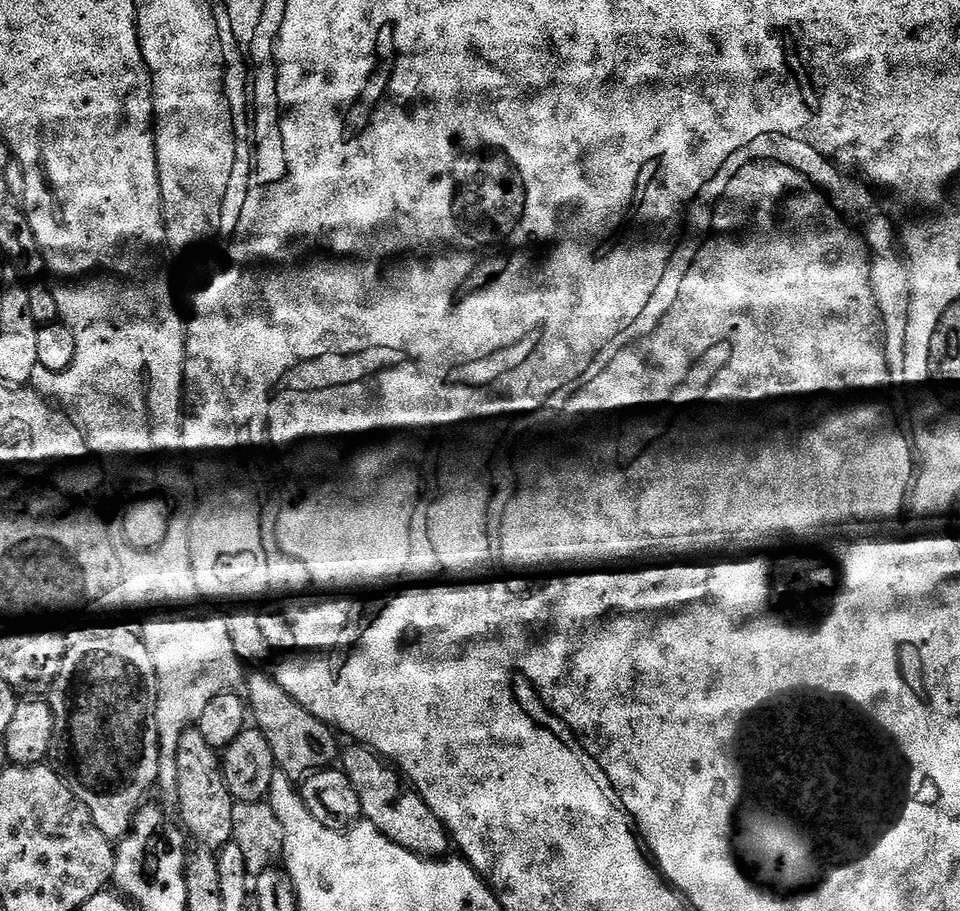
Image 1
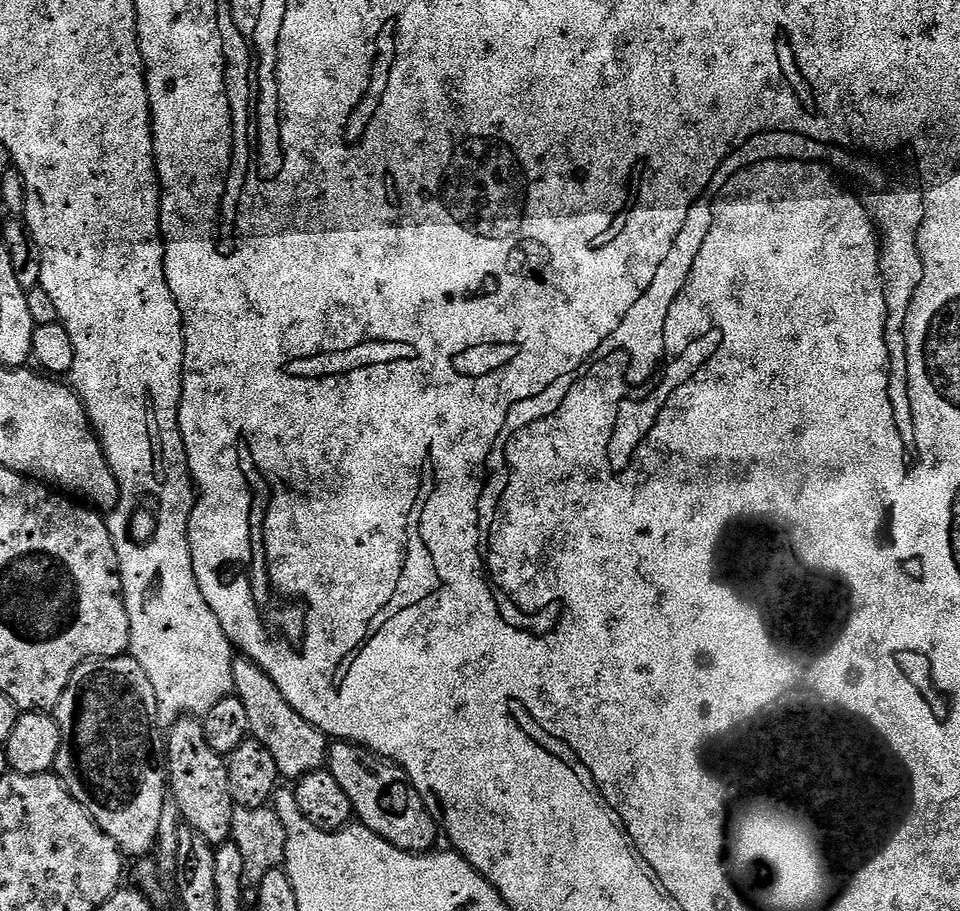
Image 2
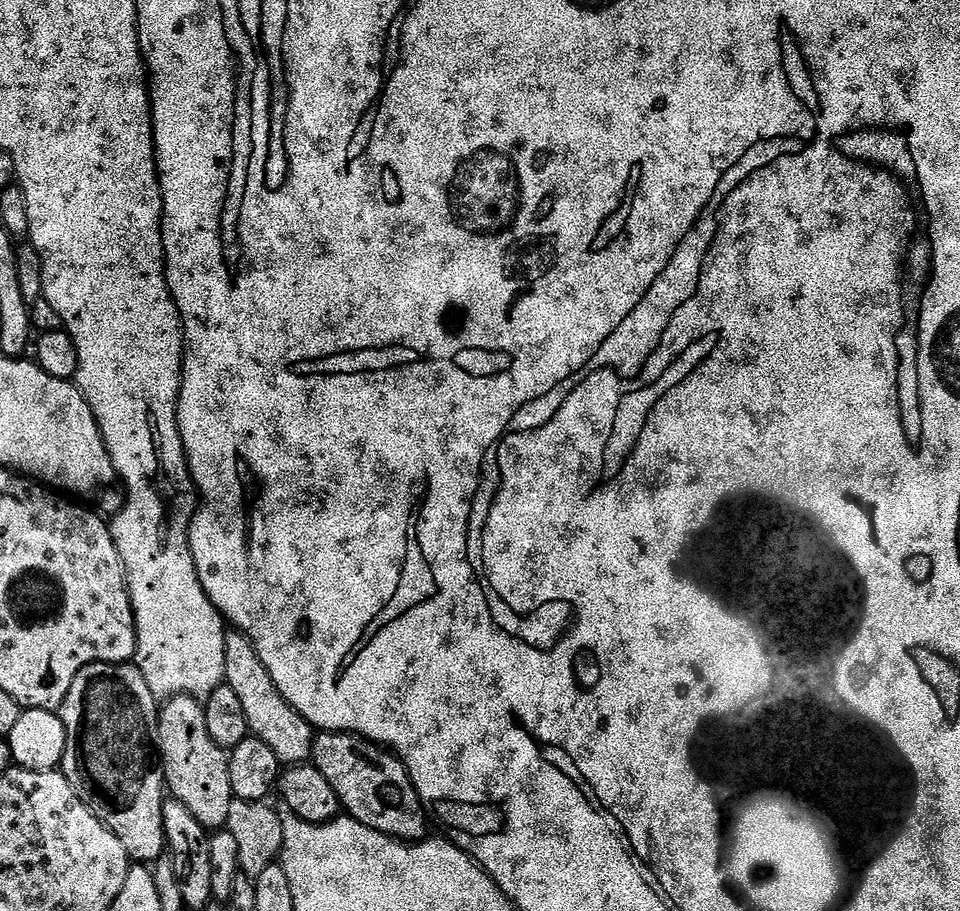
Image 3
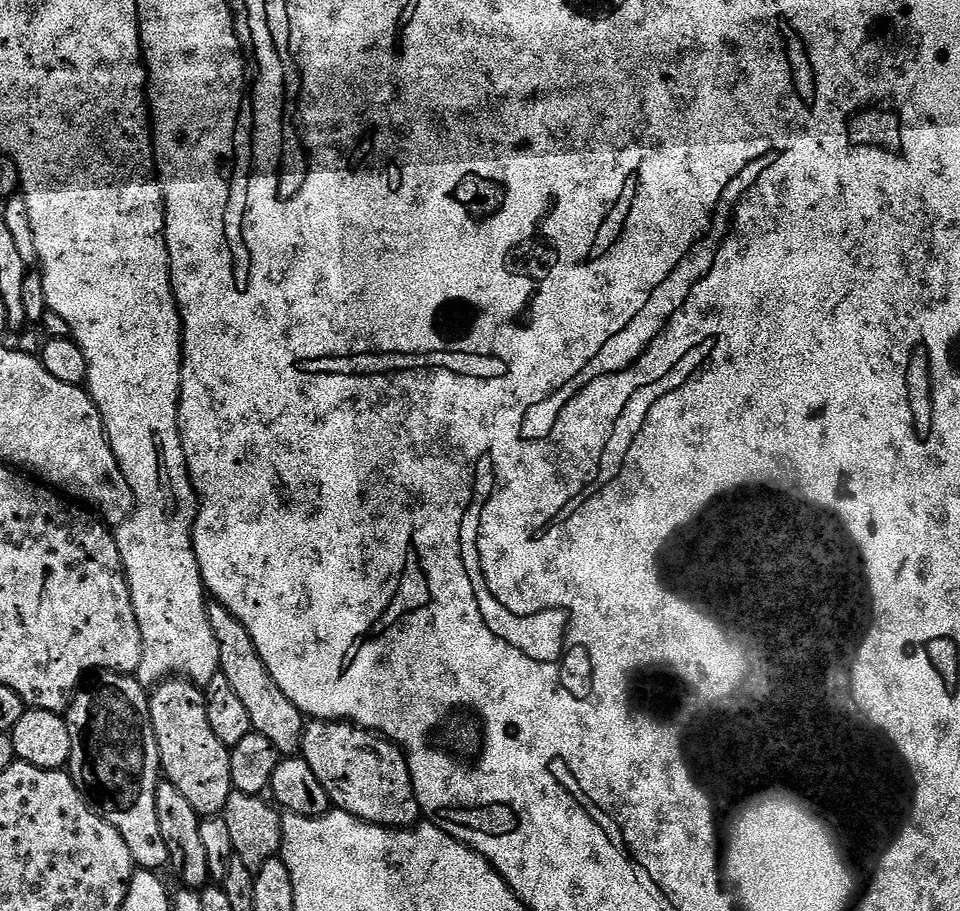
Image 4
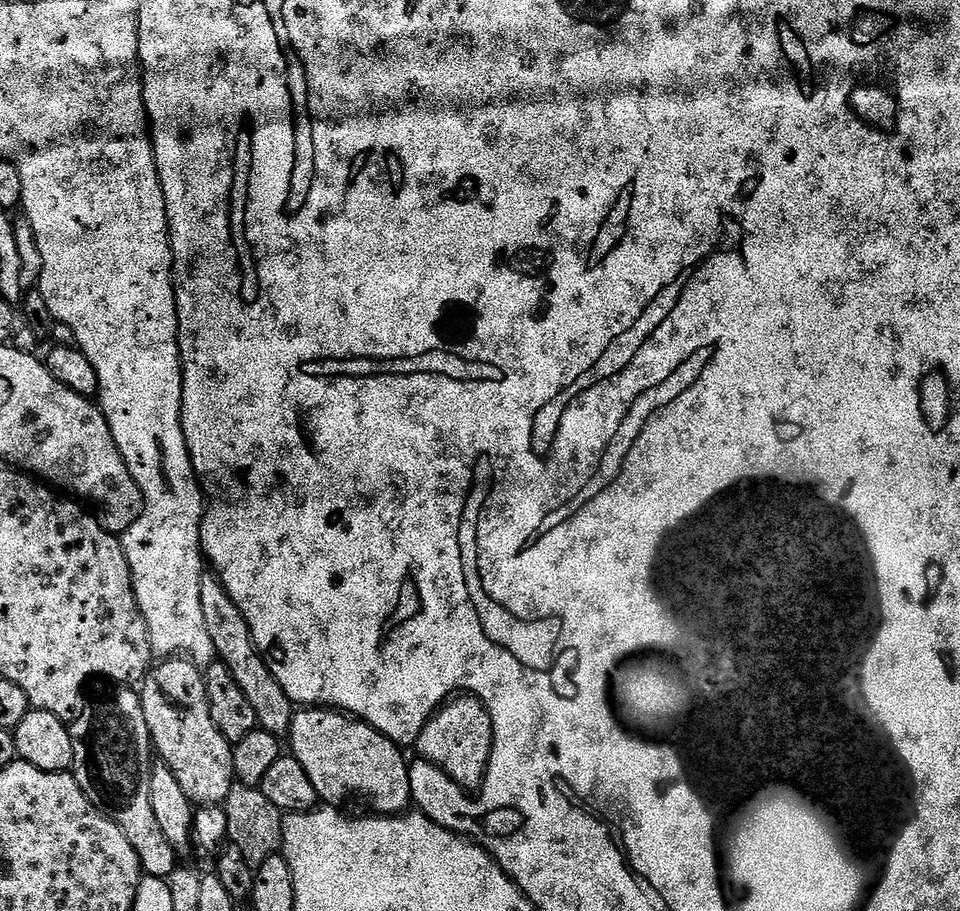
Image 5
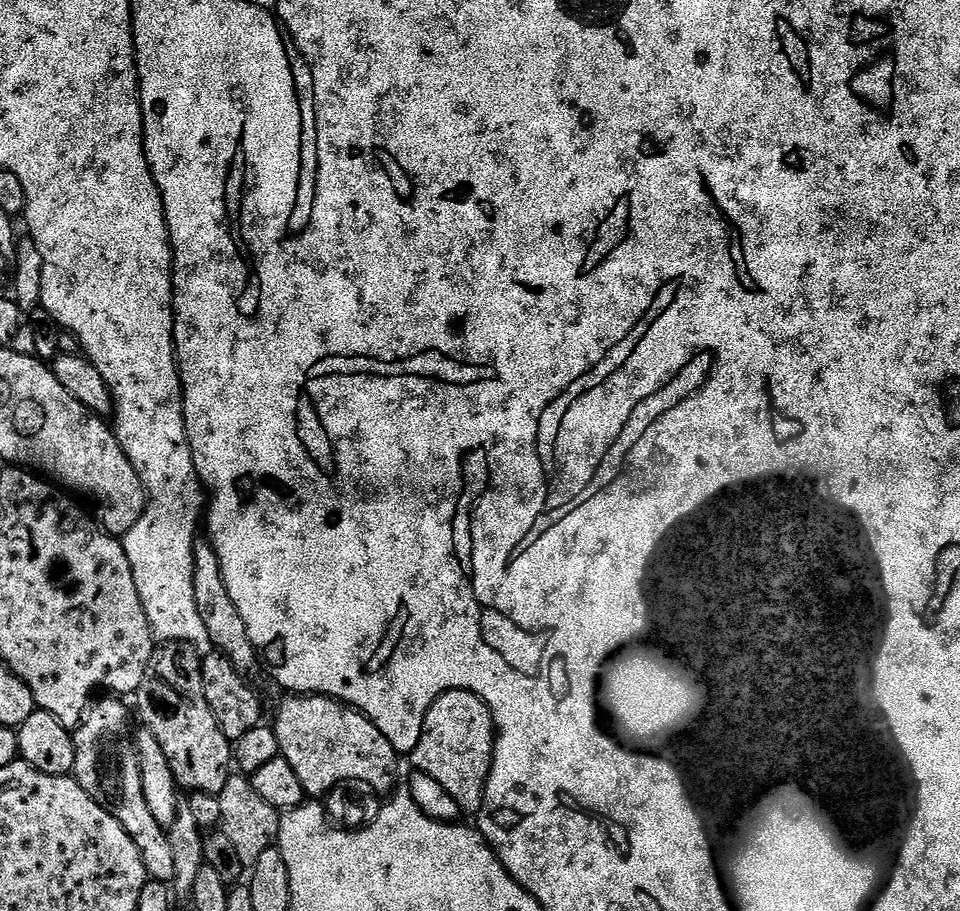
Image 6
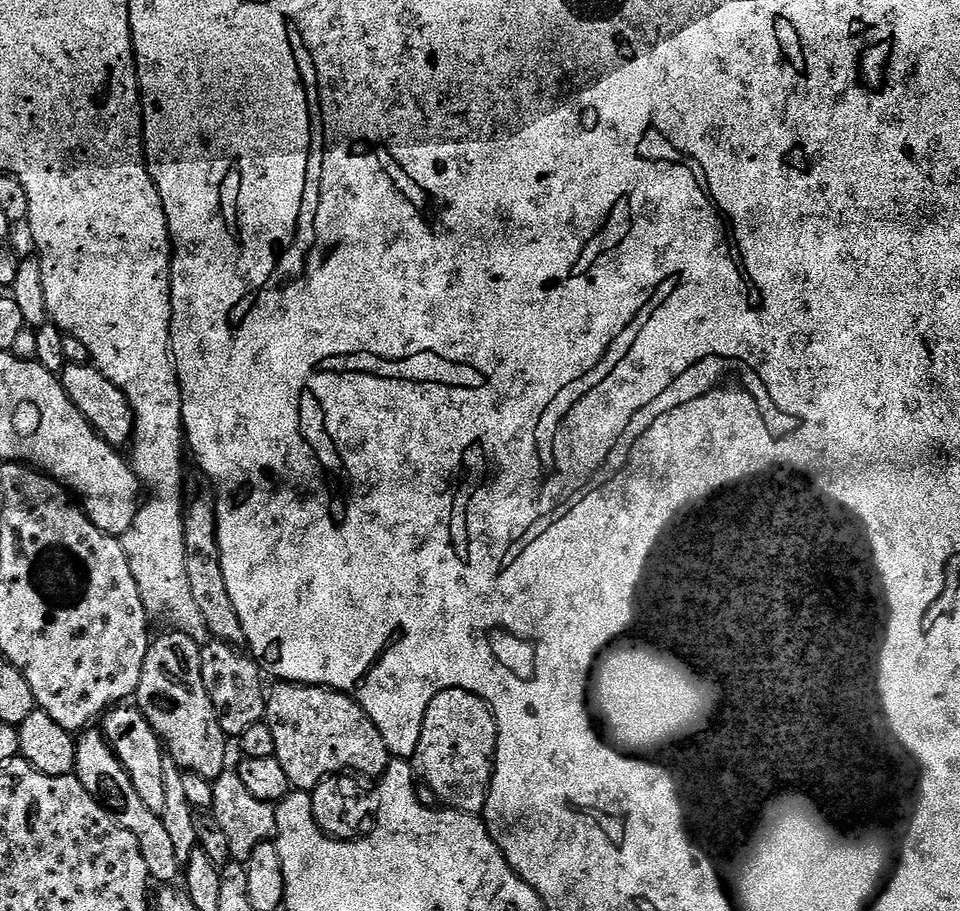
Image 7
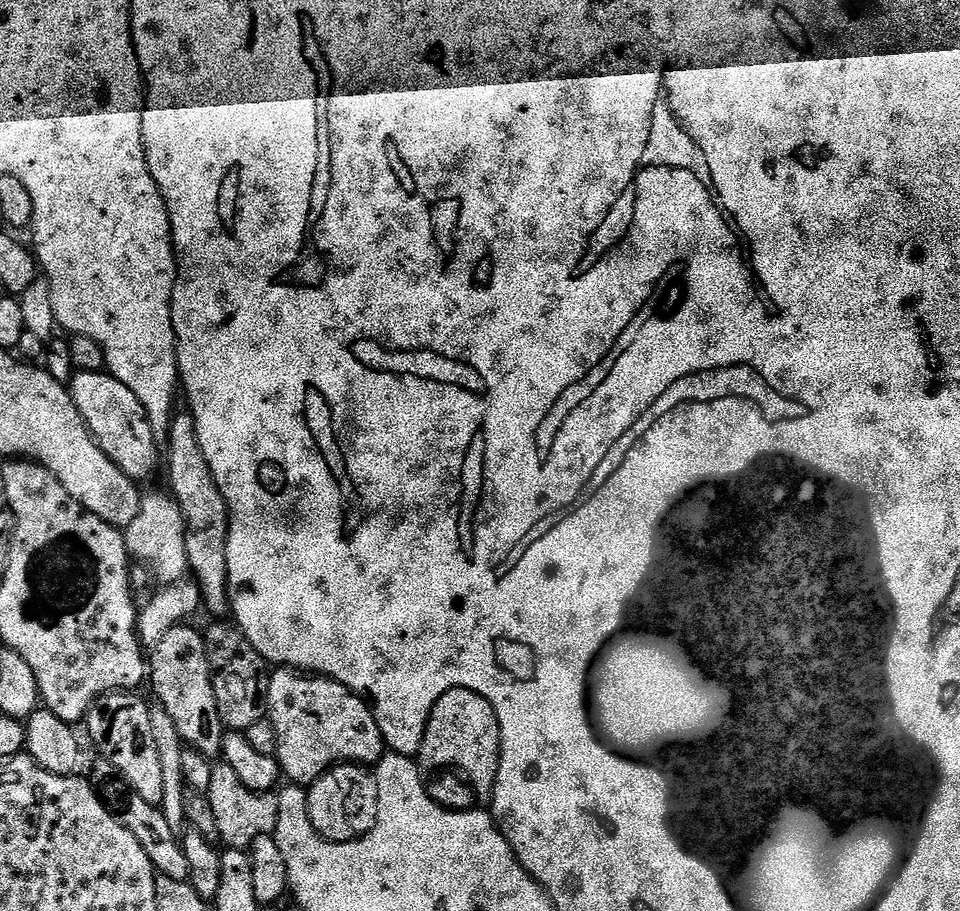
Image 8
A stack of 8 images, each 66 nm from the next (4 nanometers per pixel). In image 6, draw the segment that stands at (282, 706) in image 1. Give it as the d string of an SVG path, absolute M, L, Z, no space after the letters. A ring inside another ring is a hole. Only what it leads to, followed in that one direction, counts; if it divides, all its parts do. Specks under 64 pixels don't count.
M197 543L194 554L194 603L198 606L198 614L202 618L202 626L206 636L212 639L211 647L223 656L230 658L238 671L252 674L258 665L256 648L250 642L246 622L242 622L242 614L238 614L238 606L230 598L230 590L226 590L226 582L222 578L222 562L218 562L218 554L211 543Z

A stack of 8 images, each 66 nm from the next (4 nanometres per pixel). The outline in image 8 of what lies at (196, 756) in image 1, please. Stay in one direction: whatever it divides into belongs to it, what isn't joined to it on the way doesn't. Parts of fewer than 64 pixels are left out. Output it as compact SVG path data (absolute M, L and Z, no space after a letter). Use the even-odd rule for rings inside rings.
M181 626L172 628L158 642L156 648L150 652L150 684L152 680L152 692L156 695L155 703L164 708L166 714L170 716L174 726L178 728L178 734L187 747L193 748L206 757L216 758L221 755L224 747L226 729L220 715L218 714L218 702L214 698L214 686L212 685L212 671L208 665L208 647L204 645L203 635L192 626Z

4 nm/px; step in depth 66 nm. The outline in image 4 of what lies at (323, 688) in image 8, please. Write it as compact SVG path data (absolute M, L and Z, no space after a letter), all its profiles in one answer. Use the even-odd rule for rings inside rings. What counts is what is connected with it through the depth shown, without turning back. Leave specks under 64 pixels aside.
M312 720L304 725L299 755L310 766L310 770L314 770L318 782L322 782L322 787L326 790L329 801L339 811L349 812L352 816L357 816L368 824L376 824L380 828L403 830L413 827L421 819L422 813L418 798L414 794L407 755L383 736L342 720Z

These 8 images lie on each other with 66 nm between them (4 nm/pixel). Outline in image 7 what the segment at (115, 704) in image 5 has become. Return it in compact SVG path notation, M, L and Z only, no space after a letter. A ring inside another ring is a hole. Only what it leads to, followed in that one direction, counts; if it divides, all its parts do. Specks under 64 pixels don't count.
M88 730L76 740L75 776L86 786L86 790L112 815L119 824L134 838L138 838L138 850L142 850L142 858L146 858L146 870L157 885L168 886L179 881L182 876L182 861L174 850L174 841L164 825L163 815L138 798L138 790L134 790L134 782L126 772L112 745L108 743L103 731Z

